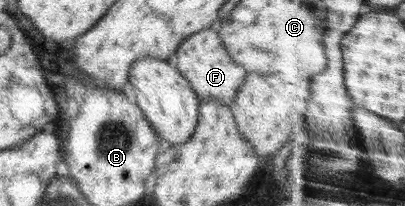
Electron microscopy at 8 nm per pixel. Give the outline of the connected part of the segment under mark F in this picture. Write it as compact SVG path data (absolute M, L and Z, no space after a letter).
M204 28L184 39L178 46L172 62L182 76L190 82L190 87L198 96L198 103L214 101L232 106L238 88L244 83L247 74L242 65L232 60L230 54L226 52L219 33L212 28Z

